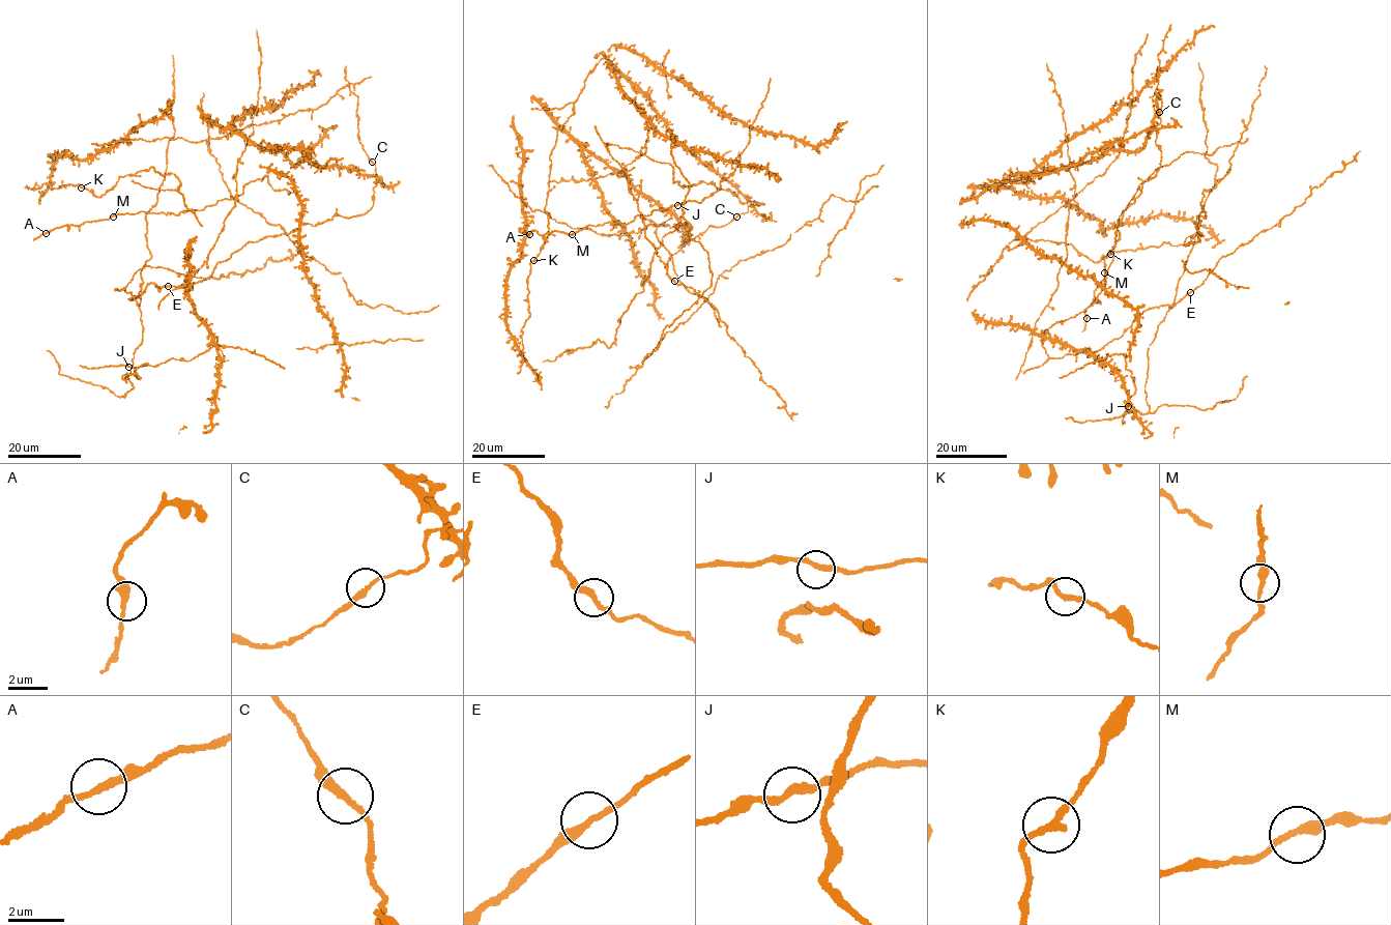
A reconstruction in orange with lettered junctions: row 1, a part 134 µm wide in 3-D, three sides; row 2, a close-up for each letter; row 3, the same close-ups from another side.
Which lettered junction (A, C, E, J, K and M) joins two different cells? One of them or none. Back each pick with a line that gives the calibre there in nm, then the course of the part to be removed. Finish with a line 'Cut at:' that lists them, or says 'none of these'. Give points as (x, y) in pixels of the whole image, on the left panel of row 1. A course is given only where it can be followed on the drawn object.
Cut at: none of these

